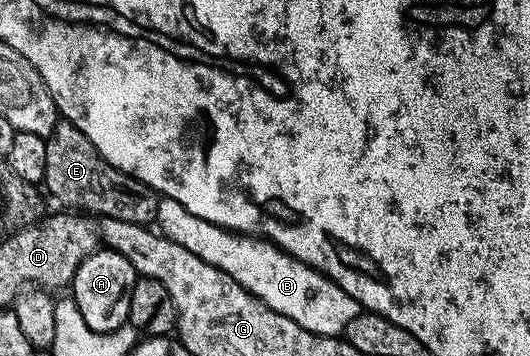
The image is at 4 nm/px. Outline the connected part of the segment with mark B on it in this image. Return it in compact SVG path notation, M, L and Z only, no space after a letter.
M162 197L157 204L157 221L160 233L175 240L175 244L183 244L187 252L195 252L199 260L207 260L215 268L227 272L247 292L251 292L263 304L267 304L275 312L295 320L307 332L336 335L339 326L329 322L325 314L321 314L325 302L333 302L339 298L339 291L319 270L312 270L305 262L291 257L280 250L275 243L260 236L250 236L236 230L225 230L222 226L211 224L183 208L179 200Z

